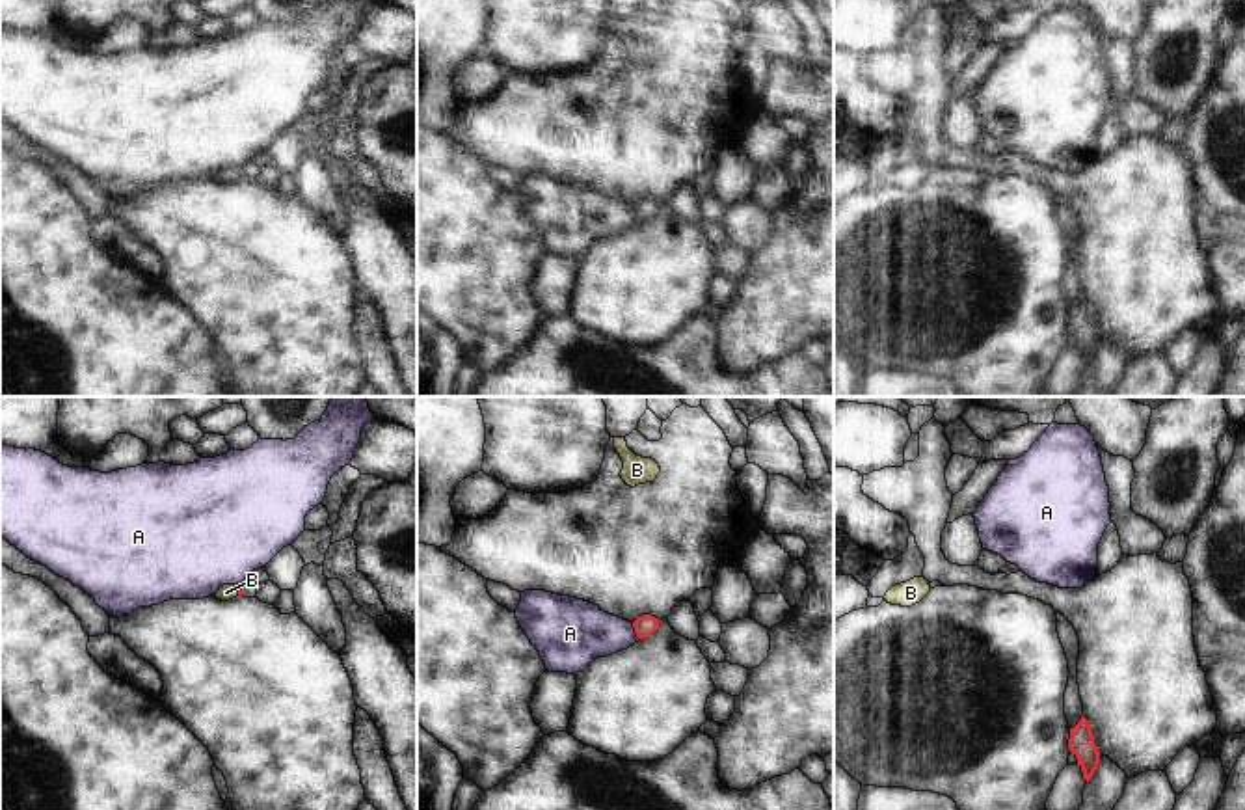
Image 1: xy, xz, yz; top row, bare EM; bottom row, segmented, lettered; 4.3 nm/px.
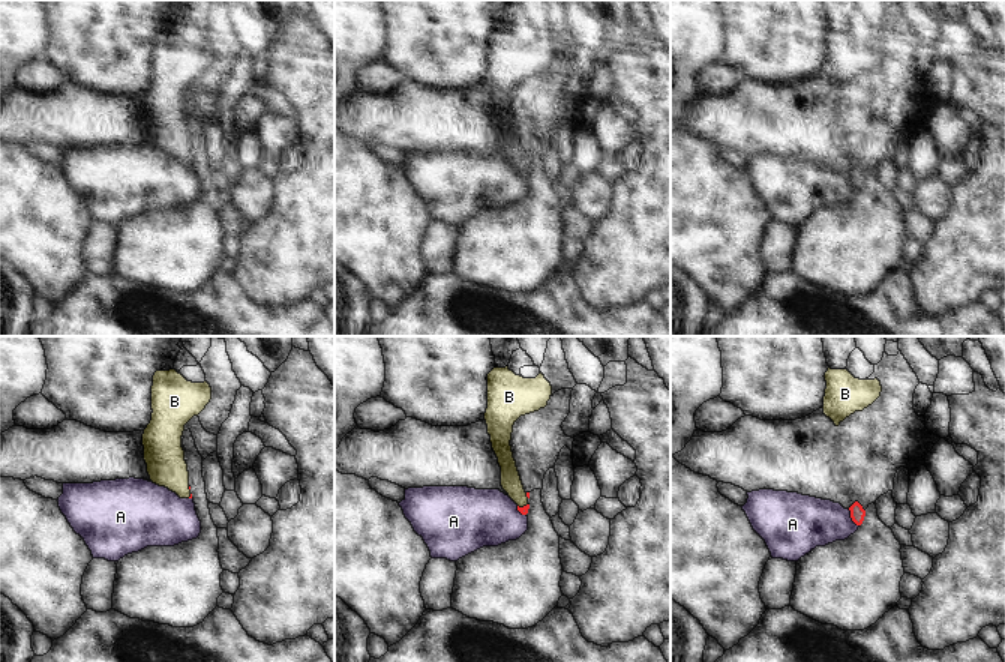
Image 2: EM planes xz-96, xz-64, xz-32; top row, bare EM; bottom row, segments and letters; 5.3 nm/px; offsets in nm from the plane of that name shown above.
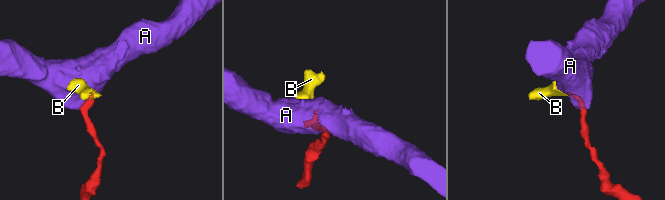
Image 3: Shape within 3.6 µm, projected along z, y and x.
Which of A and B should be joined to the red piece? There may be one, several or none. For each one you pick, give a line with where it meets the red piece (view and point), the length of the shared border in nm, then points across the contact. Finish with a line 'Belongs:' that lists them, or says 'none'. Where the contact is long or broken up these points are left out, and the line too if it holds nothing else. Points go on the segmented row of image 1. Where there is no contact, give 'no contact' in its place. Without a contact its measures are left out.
B: xy (239, 591) | 50 nm | across xy (235, 585), (239, 591), (226, 593)
Belongs: B

